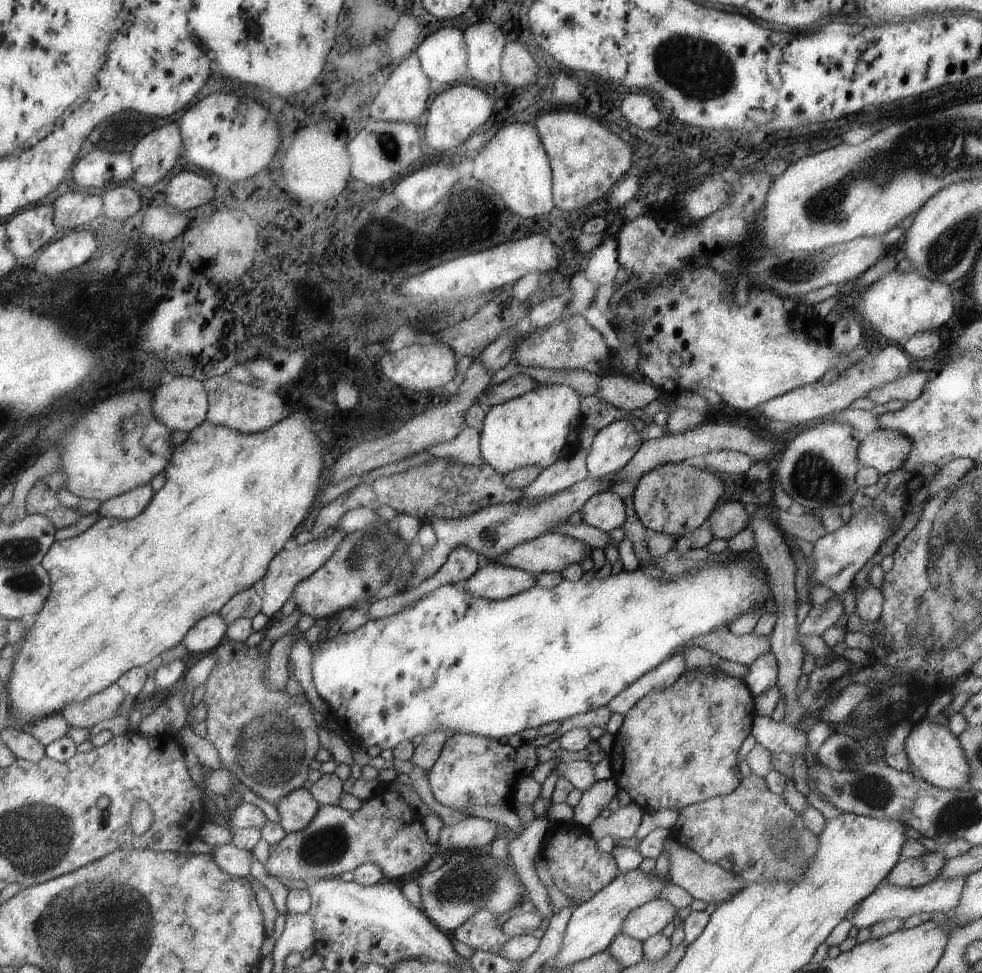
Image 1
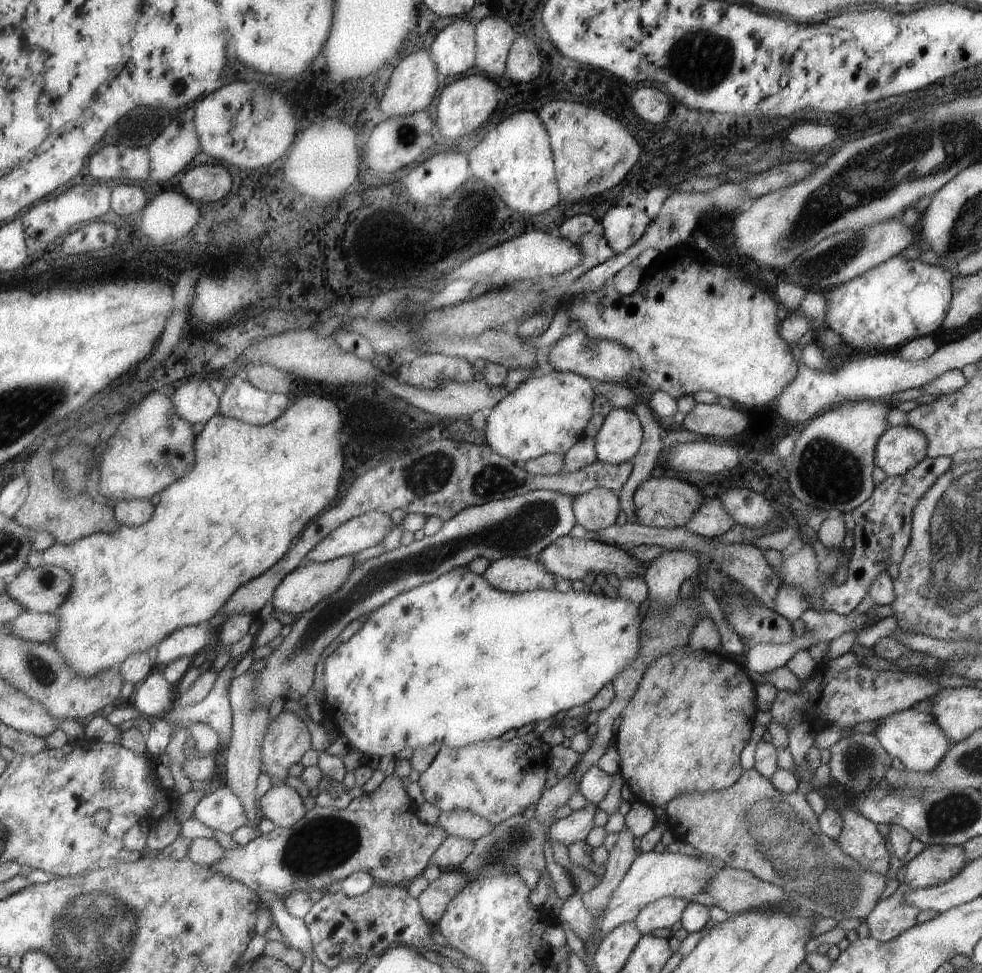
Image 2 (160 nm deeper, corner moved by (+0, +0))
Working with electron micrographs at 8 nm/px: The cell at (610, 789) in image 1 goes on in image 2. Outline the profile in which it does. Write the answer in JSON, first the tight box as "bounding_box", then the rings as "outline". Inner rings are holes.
{"bounding_box":[546,802,596,848],"outline":[[[587,802],[578,811],[571,811],[566,817],[561,817],[551,823],[546,830],[550,842],[559,842],[566,848],[574,842],[583,841],[587,833],[594,827],[593,815],[596,805]]]}

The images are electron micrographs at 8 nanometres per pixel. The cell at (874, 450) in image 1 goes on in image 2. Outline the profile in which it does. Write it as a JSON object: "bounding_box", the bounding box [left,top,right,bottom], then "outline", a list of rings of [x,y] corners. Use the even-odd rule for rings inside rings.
{"bounding_box":[874,425,927,475],"outline":[[[893,425],[877,439],[874,463],[887,475],[902,475],[926,457],[927,439],[911,425]]]}

